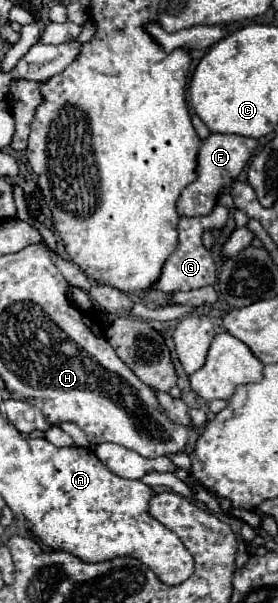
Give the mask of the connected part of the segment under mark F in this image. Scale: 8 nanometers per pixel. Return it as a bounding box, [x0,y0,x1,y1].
[176,134,258,216]

